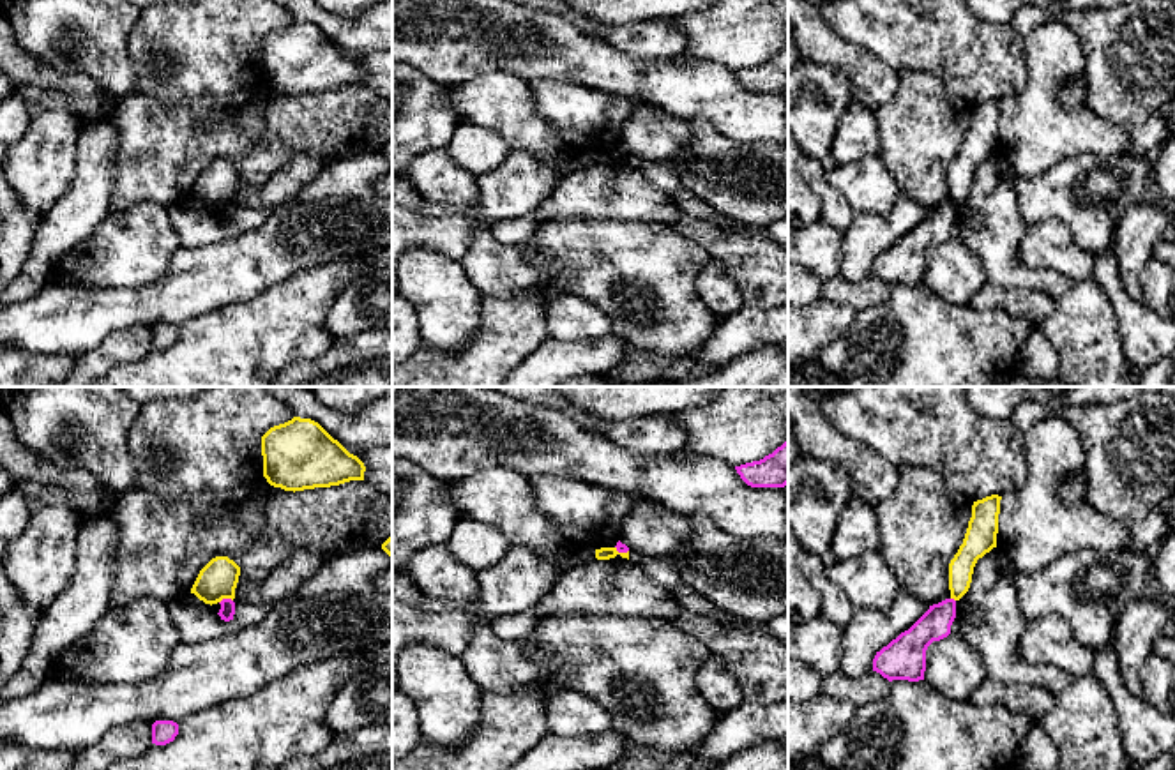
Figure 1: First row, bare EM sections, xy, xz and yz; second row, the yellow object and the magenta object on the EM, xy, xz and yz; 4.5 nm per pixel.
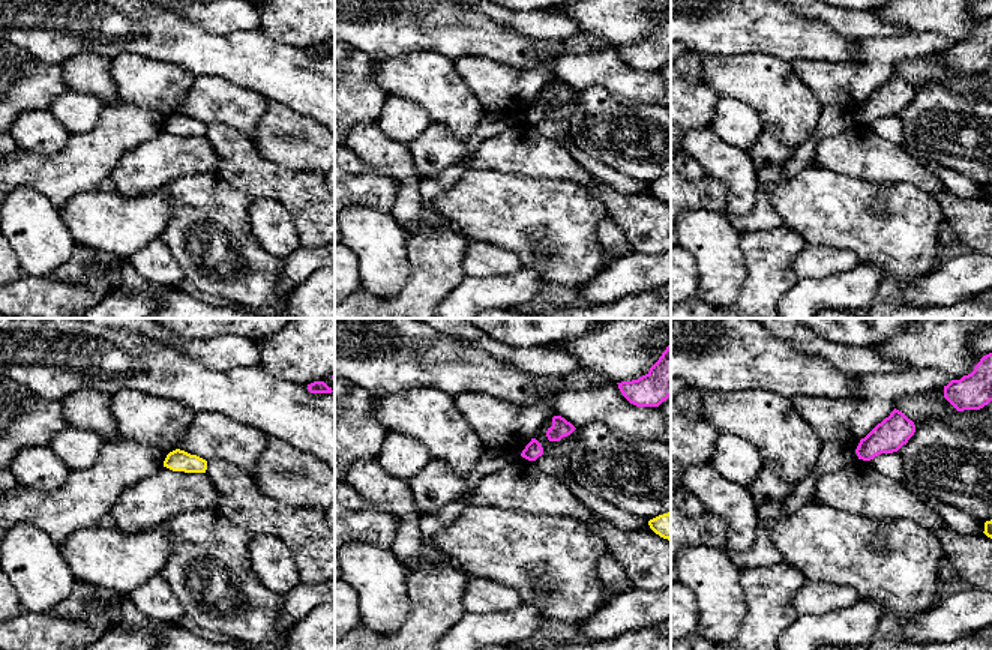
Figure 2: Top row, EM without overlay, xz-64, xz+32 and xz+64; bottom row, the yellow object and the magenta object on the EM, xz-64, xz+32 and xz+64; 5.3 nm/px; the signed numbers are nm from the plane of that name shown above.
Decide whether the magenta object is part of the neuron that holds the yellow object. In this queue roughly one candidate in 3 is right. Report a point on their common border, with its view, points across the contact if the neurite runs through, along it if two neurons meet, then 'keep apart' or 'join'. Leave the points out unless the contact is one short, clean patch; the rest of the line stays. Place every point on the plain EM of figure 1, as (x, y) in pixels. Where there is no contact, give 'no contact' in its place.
contact xy (225, 202); border xy (232, 203), (219, 207); keep apart

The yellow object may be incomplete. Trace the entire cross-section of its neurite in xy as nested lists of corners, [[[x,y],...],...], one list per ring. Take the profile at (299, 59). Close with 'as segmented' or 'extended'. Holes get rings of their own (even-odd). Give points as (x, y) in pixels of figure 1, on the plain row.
[[[293,21],[262,41],[263,81],[274,92],[304,95],[364,85],[364,67],[318,26]]]; as segmented

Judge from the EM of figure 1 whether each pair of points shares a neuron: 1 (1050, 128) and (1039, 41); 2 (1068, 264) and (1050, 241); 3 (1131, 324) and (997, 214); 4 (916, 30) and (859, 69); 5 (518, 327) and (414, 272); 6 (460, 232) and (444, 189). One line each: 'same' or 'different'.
1: same
2: same
3: different
4: different
5: different
6: different

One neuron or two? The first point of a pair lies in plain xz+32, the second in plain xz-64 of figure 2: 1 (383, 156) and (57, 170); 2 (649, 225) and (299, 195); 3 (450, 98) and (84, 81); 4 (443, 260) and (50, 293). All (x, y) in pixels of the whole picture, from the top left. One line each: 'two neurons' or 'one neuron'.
1: two neurons
2: one neuron
3: one neuron
4: one neuron

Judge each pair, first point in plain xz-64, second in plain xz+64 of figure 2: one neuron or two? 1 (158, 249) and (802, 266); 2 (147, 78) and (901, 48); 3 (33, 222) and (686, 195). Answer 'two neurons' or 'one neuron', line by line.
1: one neuron
2: one neuron
3: two neurons

